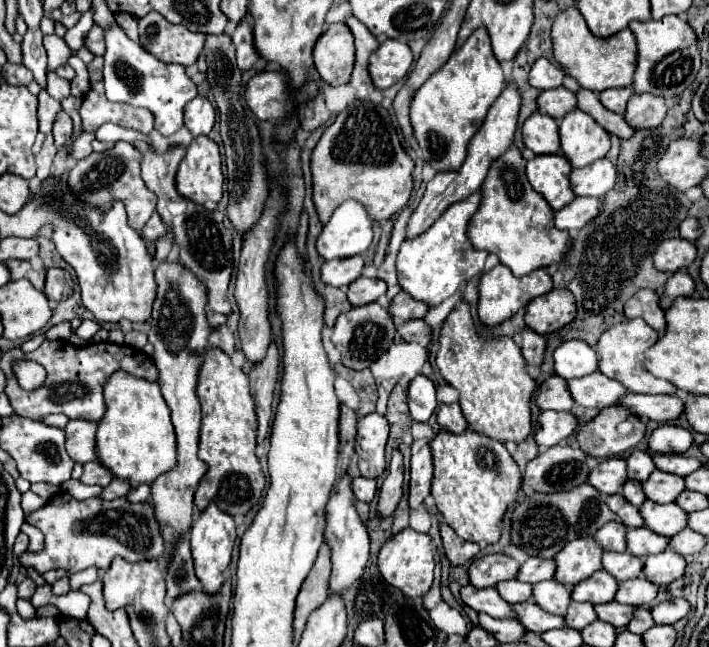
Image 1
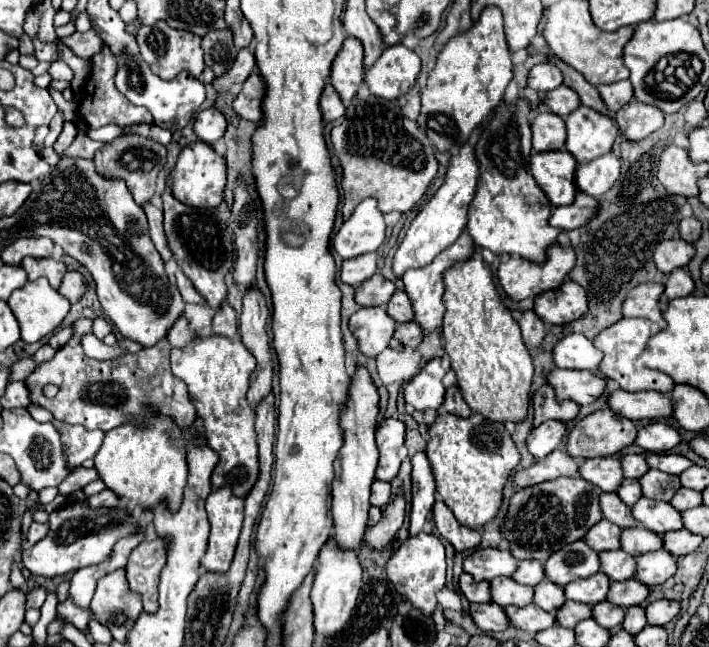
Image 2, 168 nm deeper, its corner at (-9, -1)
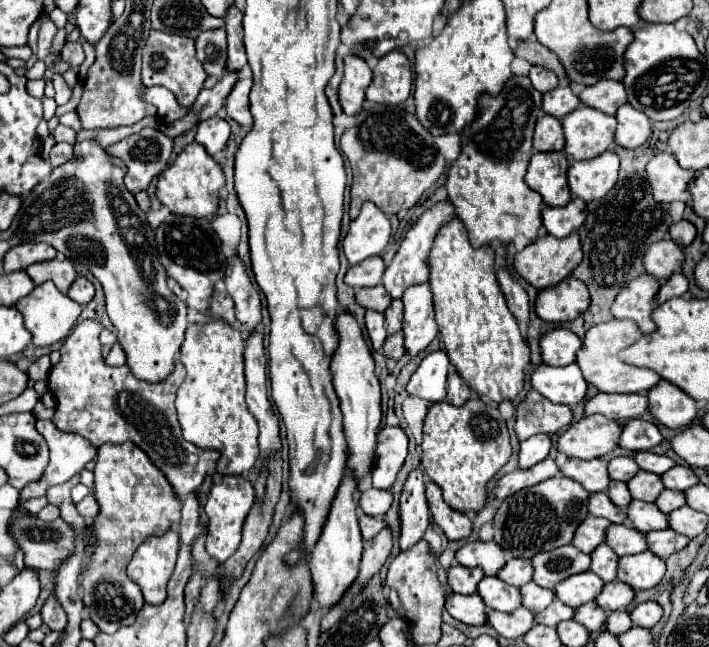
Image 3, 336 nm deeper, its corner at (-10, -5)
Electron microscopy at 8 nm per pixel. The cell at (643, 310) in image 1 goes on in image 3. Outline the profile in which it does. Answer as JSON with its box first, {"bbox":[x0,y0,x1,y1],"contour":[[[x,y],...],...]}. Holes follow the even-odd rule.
{"bbox":[611,274,659,334],"contour":[[[641,274],[617,294],[611,312],[615,318],[629,318],[637,322],[643,334],[655,332],[657,326],[651,320],[651,312],[655,308],[657,292],[659,292],[659,282],[649,274]]]}

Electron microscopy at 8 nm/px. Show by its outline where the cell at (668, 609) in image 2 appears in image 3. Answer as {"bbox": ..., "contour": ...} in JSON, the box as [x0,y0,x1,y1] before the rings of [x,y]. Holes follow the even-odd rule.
{"bbox":[631,602,663,628],"contour":[[[643,602],[633,608],[631,618],[633,618],[633,624],[641,628],[653,628],[663,618],[663,608],[657,602]]]}

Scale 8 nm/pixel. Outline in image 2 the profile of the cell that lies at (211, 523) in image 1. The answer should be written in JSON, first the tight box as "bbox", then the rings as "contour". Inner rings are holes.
{"bbox":[200,486,244,572],"contour":[[[228,486],[212,490],[206,498],[206,512],[212,530],[208,552],[200,564],[210,572],[226,572],[232,564],[244,520],[244,498],[234,496]]]}

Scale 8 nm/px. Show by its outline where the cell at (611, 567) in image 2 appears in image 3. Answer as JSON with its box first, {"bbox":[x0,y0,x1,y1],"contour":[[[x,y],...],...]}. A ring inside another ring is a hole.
{"bbox":[591,544,619,582],"contour":[[[607,544],[597,546],[591,554],[591,560],[591,572],[595,572],[603,582],[613,582],[617,578],[619,556]]]}

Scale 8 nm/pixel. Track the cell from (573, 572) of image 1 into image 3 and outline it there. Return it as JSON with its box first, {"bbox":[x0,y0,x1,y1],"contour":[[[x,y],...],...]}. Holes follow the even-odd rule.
{"bbox":[533,546,591,588],"contour":[[[561,546],[555,548],[551,552],[543,552],[537,554],[533,558],[533,582],[543,586],[543,588],[555,588],[555,584],[559,584],[561,580],[573,576],[573,574],[581,574],[587,572],[591,566],[591,558],[589,554],[583,554],[581,550],[575,550],[575,546]]]}

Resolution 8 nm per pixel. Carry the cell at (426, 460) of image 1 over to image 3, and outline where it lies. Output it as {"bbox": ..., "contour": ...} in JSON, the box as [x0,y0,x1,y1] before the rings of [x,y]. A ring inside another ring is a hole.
{"bbox":[399,468,431,550],"contour":[[[415,468],[407,476],[407,482],[405,482],[405,488],[403,488],[403,494],[401,494],[399,514],[401,514],[399,546],[401,546],[401,550],[407,550],[423,538],[427,526],[431,524],[421,468]]]}

